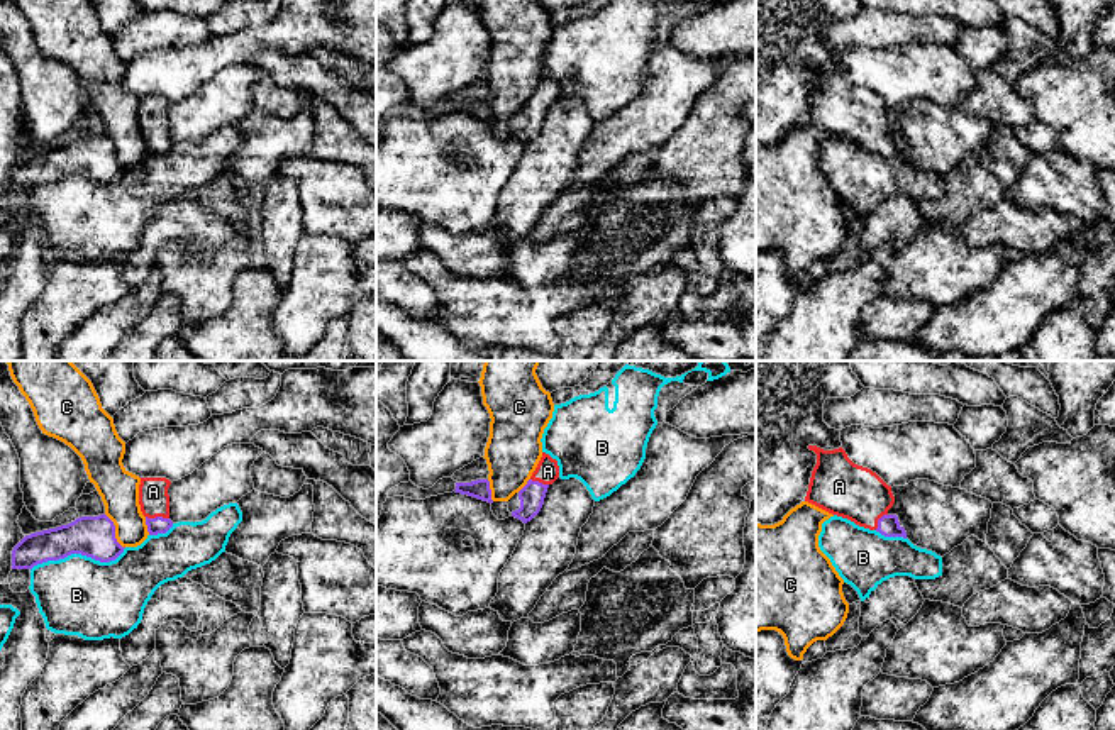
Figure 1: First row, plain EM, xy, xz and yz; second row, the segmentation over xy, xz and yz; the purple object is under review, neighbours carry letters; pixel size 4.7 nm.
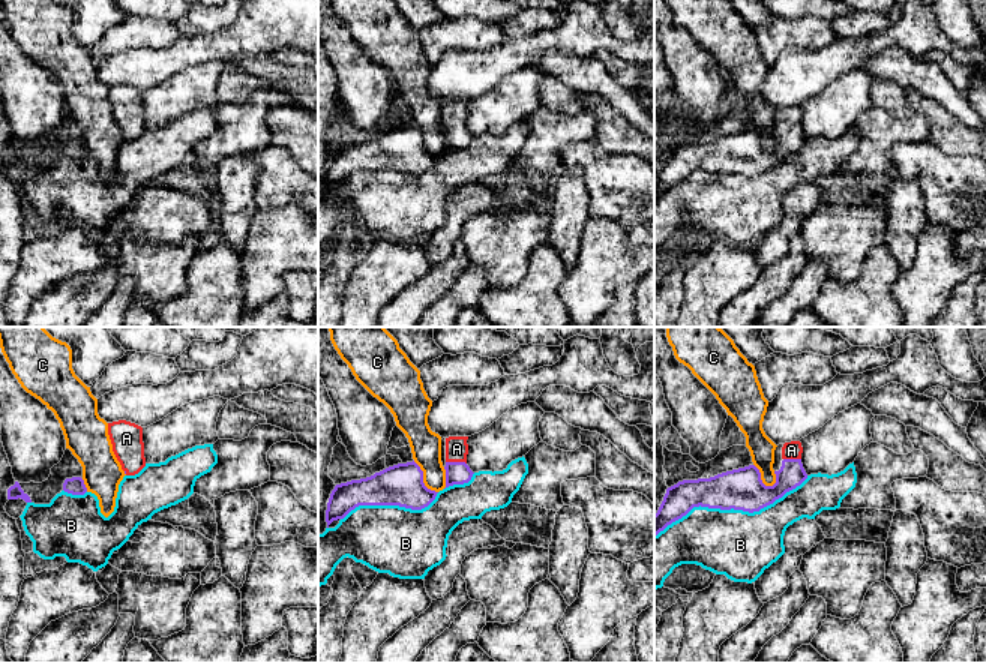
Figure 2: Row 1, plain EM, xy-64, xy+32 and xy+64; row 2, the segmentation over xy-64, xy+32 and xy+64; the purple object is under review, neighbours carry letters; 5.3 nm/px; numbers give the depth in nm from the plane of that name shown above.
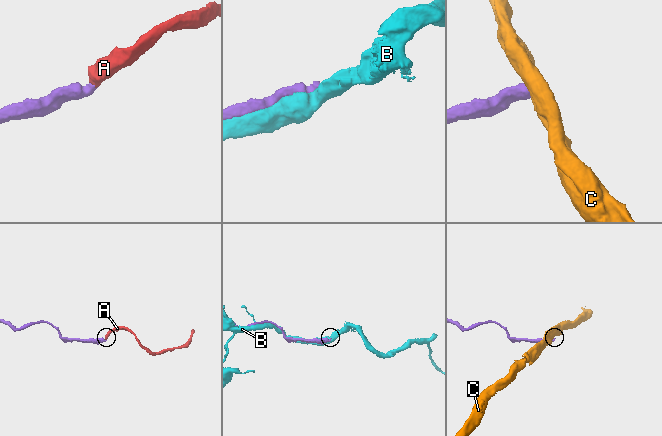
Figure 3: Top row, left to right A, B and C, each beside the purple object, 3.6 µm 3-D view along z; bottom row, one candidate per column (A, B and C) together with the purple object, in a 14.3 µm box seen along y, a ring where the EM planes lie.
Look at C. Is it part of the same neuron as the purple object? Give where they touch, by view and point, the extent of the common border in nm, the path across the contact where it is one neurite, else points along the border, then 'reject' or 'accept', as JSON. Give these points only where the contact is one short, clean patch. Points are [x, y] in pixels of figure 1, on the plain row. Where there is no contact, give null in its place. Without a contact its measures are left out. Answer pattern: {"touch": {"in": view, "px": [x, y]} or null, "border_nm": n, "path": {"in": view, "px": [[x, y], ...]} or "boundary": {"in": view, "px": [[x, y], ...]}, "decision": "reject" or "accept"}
{"touch": {"in": "xy", "px": [114, 151]}, "border_nm": 190, "boundary": {"in": "xy", "px": [[104, 134], [114, 146], [114, 158], [124, 168]]}, "decision": "reject"}

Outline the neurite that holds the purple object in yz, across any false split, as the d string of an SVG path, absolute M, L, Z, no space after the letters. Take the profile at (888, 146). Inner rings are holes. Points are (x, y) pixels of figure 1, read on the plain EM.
M842 68L808 69L817 75L817 85L805 122L885 158L907 159L898 137L888 134L895 124L891 107L871 90L854 85Z

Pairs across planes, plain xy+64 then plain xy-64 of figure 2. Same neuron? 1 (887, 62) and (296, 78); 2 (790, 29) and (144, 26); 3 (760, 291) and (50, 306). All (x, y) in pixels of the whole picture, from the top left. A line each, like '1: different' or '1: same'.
1: same
2: same
3: same

